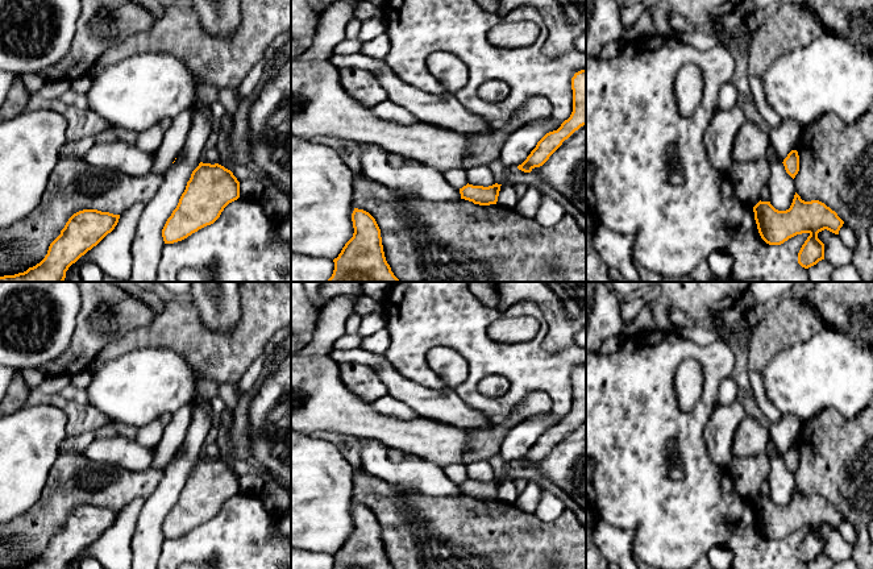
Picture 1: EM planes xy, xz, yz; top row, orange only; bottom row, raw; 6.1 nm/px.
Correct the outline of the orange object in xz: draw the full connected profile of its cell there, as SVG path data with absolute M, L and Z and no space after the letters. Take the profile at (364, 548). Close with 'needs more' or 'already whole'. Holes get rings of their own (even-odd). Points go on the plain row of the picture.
M354 503L354 528L333 555L333 569L394 569L386 556L381 524L366 506Z; already whole

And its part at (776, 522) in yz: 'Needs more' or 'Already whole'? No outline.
Already whole

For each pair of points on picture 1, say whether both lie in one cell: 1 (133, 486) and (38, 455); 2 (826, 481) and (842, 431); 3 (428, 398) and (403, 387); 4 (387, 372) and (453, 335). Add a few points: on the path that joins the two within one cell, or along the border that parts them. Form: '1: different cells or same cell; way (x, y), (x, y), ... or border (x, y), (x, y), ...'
1: different cells; border (59, 452), (42, 489)
2: same cell; way (838, 469), (842, 465), (842, 443)
3: same cell; way (422, 398), (410, 393)
4: different cells; border (389, 361), (406, 377), (420, 385)

